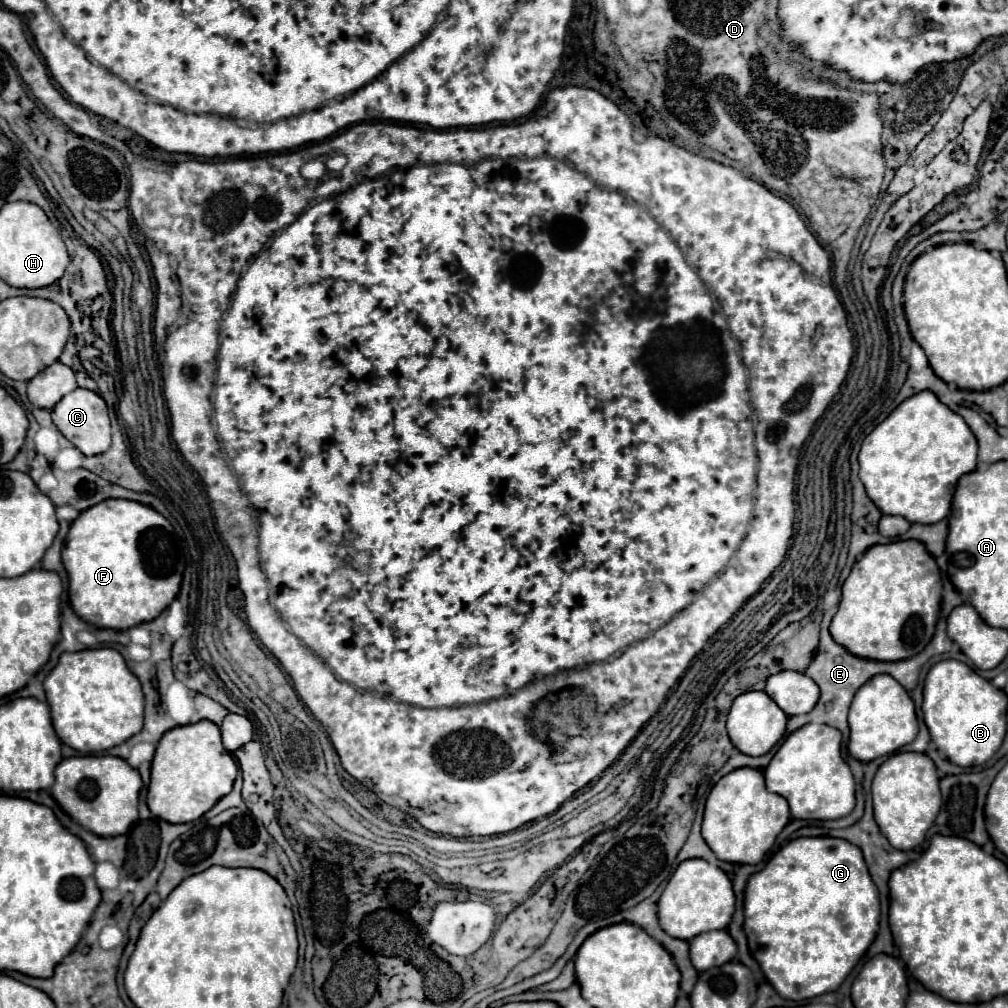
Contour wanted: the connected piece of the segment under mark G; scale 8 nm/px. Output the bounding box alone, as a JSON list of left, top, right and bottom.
[744,838,878,1000]

